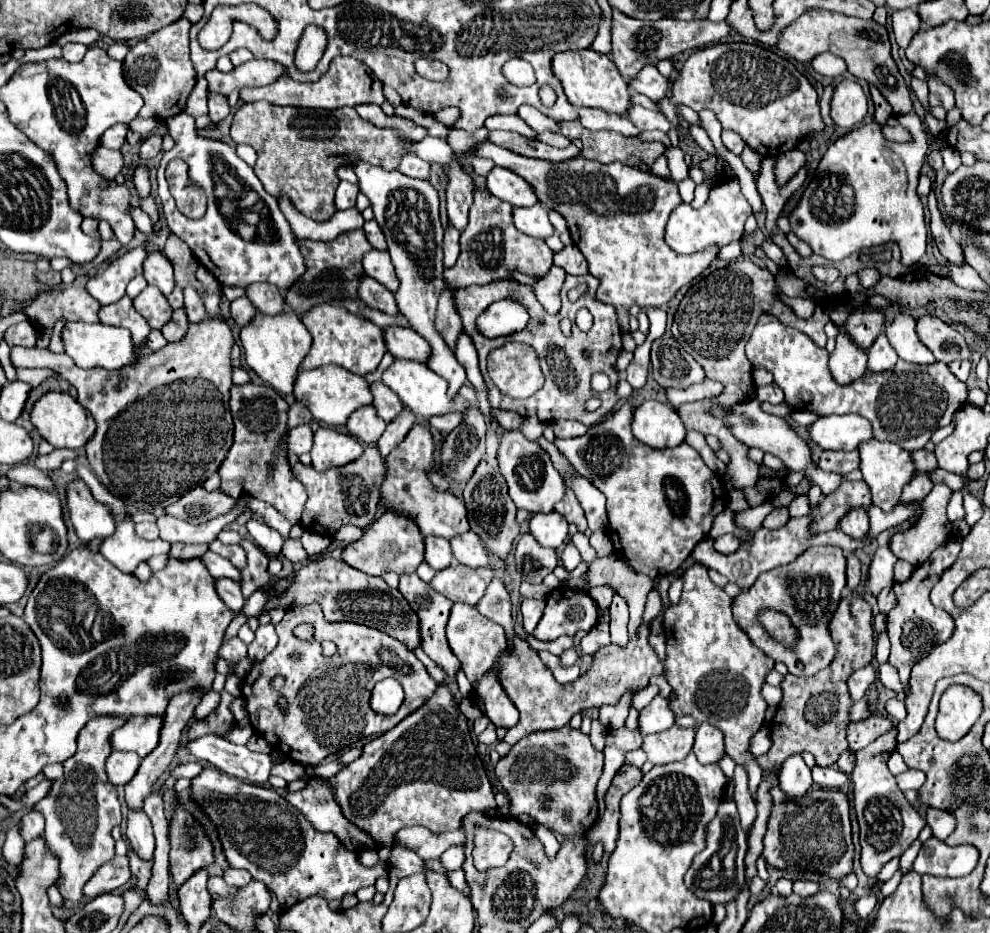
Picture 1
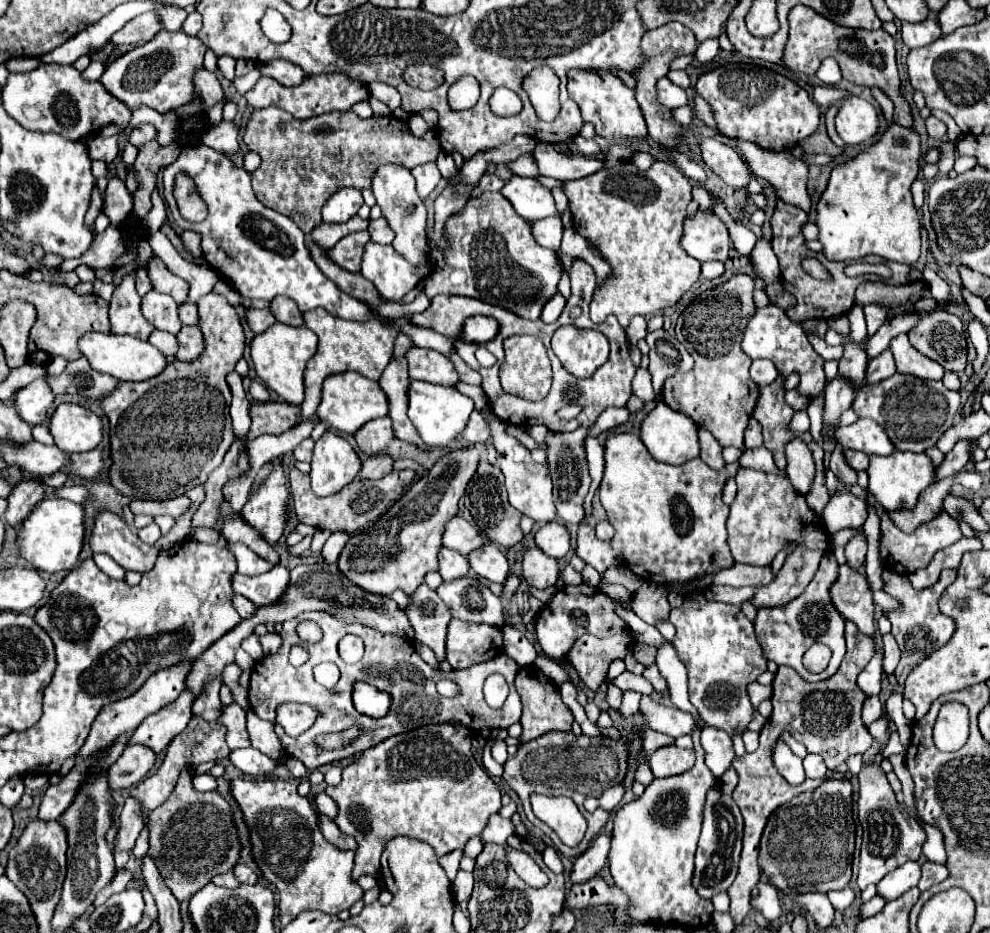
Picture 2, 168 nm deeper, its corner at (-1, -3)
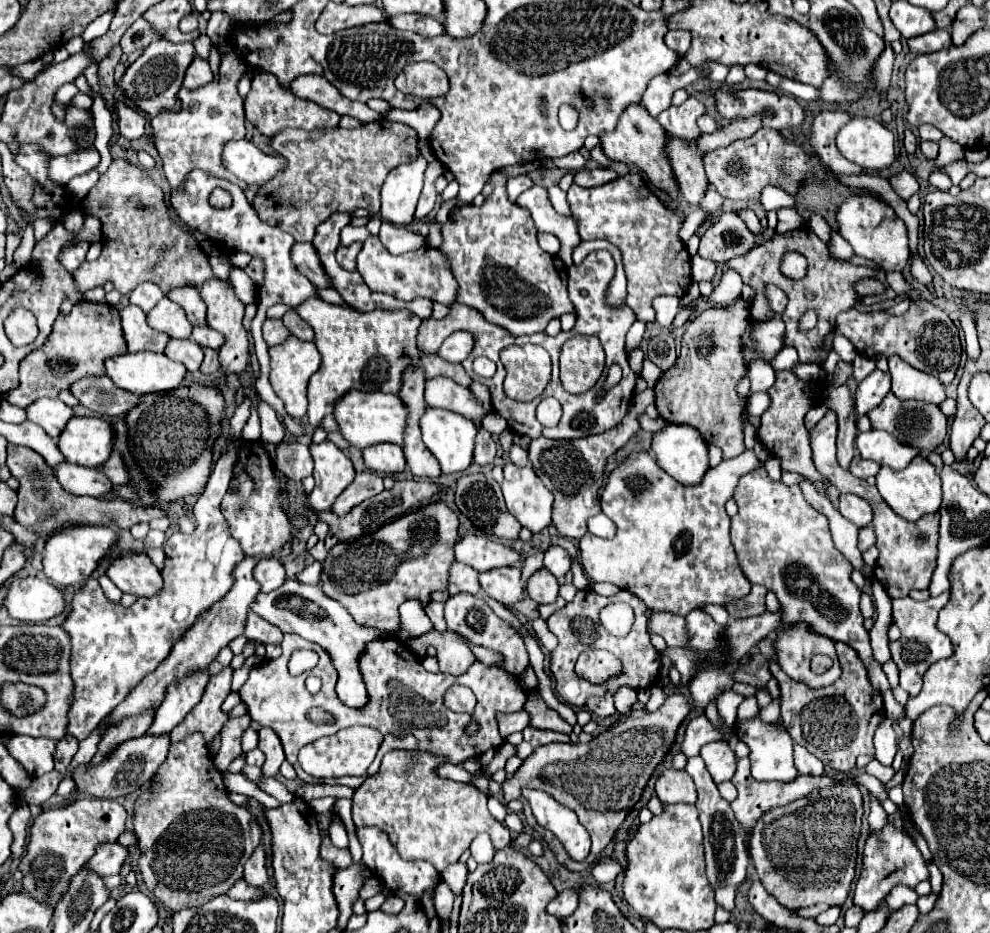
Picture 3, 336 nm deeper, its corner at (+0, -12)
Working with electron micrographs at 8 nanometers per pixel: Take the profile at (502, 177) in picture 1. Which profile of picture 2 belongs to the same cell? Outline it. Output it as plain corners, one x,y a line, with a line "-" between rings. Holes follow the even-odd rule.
513,175
505,183
501,193
511,201
515,211
527,221
559,215
551,191
545,185
541,185
537,179

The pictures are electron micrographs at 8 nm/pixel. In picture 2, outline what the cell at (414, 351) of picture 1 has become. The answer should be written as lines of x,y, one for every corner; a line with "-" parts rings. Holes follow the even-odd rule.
413,347
407,353
407,361
411,379
437,383
445,387
455,387
459,383
459,375
453,369
453,363
445,355
439,355
437,351

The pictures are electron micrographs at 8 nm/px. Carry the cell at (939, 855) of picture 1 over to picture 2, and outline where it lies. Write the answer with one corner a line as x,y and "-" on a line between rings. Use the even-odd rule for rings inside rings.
925,863
921,865
921,879
919,879
919,891
927,891
929,887
933,887
935,883
941,883
947,877
947,867
945,865
937,865
937,863

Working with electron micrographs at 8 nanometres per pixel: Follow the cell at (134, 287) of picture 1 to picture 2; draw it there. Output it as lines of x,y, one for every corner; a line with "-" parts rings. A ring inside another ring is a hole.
141,268
138,270
136,274
135,287
141,297
143,297
147,292
152,289
152,284
145,268

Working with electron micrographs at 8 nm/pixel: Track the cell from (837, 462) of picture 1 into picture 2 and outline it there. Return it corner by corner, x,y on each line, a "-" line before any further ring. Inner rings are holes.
845,449
847,455
847,463
851,463
851,467
855,471
863,471
869,467
869,455
865,455
863,451
855,451
855,449

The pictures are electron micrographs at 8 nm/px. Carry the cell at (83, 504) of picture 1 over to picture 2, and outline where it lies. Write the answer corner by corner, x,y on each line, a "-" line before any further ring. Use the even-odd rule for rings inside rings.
101,513
95,521
91,535
93,553
111,555
117,565
125,571
147,573
153,569
159,551
153,545
143,543
137,533
133,533
121,517
115,513

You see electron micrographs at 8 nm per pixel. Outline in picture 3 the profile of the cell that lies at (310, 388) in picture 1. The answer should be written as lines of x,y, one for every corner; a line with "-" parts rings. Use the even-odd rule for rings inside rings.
350,390
338,404
334,404
334,418
346,442
356,448
368,448
378,442
394,442
402,446
404,426
406,426
406,408
394,394
384,392
360,392

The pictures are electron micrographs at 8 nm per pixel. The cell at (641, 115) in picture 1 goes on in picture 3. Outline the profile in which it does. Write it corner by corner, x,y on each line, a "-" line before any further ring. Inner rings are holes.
764,188
762,190
762,206
764,210
776,210
776,208
782,208
782,206
792,206
794,208
794,198
784,192
782,188

